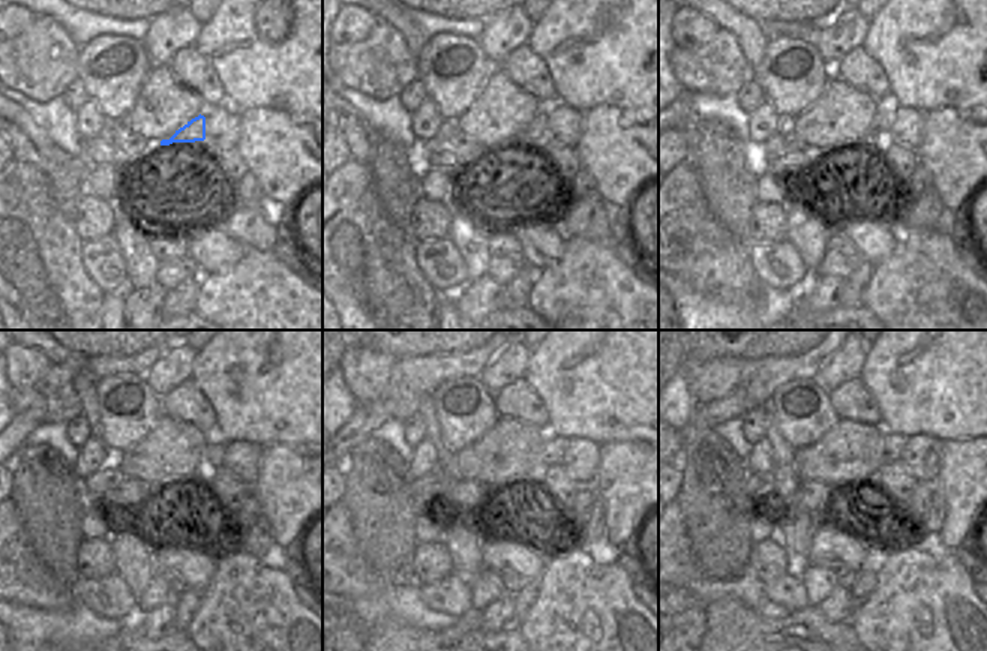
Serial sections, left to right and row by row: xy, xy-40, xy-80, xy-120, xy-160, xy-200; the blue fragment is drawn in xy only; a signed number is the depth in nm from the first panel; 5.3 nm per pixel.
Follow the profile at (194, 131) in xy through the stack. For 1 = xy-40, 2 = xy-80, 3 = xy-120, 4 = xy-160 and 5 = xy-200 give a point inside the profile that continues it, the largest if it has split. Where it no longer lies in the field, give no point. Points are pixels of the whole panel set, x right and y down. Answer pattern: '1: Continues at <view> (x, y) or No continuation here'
1: Continues at xy-40 (534, 132)
2: Continues at xy-80 (887, 105)
3: Continues at xy-120 (213, 455)
4: Continues at xy-160 (552, 447)
5: Continues at xy-200 (891, 444).

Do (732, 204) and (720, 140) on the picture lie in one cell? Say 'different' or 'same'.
same

